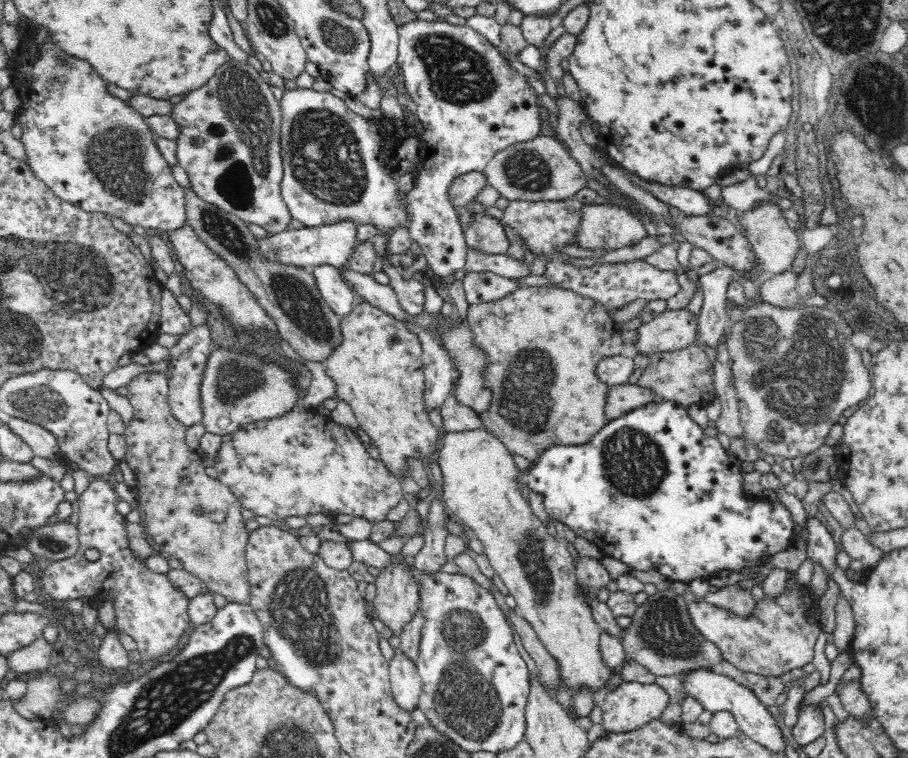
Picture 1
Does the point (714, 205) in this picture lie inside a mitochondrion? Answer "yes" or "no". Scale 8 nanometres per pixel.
no

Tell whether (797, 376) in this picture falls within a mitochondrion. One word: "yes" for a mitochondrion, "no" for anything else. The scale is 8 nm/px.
yes

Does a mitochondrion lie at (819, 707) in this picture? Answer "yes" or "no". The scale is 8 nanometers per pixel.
no

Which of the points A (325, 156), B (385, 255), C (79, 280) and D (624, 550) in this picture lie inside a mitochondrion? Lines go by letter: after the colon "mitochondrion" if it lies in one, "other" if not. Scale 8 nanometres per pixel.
A: mitochondrion
B: other
C: mitochondrion
D: other

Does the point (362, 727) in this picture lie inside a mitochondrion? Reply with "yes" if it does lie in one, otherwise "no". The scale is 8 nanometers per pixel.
no

